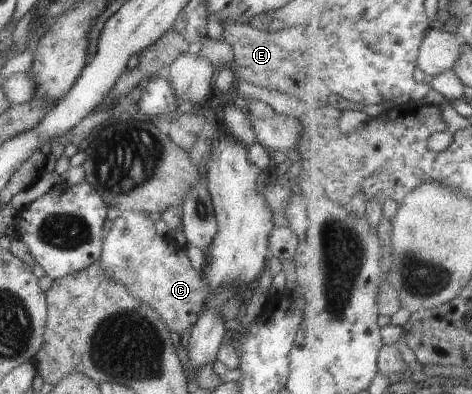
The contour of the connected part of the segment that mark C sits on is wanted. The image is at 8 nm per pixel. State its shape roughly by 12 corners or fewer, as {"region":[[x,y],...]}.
{"region":[[124,210],[98,261],[185,341],[209,297],[184,247]]}

